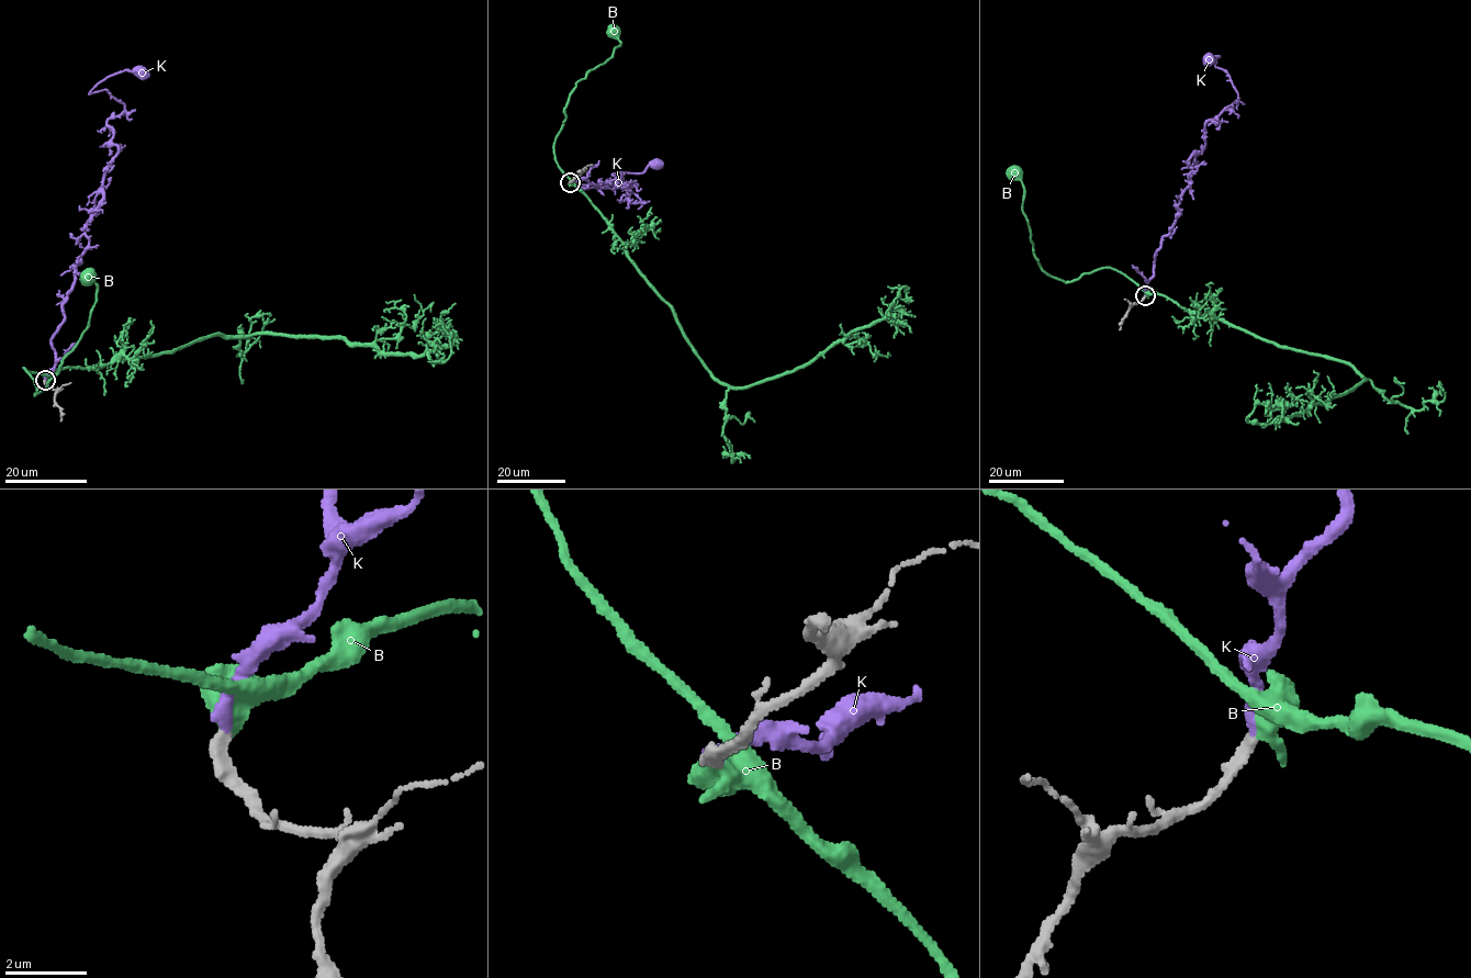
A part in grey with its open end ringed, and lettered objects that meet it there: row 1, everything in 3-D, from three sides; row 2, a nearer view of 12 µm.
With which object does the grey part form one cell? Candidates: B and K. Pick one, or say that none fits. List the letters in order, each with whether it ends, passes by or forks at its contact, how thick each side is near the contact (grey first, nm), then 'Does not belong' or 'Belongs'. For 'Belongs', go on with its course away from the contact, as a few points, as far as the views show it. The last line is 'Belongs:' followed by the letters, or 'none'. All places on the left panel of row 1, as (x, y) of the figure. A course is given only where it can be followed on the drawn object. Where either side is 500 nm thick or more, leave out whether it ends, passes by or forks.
B: It passes by. Thickness 300 nm (grey) against 400 nm. Does not belong
K: It ends there. Thickness 300 nm (grey) against 280 nm. Belongs. Its course: (45, 380), (85, 224), (119, 148), (107, 122), (124, 104), (90, 91), (124, 70), (149, 76)
Belongs: K

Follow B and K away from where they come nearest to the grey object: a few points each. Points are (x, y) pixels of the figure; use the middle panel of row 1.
B: (570, 182), (556, 160), (556, 136), (565, 119), (569, 94), (577, 81), (606, 60), (620, 43), (614, 31)
K: (570, 182), (606, 187), (621, 178), (622, 188), (635, 180), (626, 200), (636, 203), (613, 173), (663, 164)

